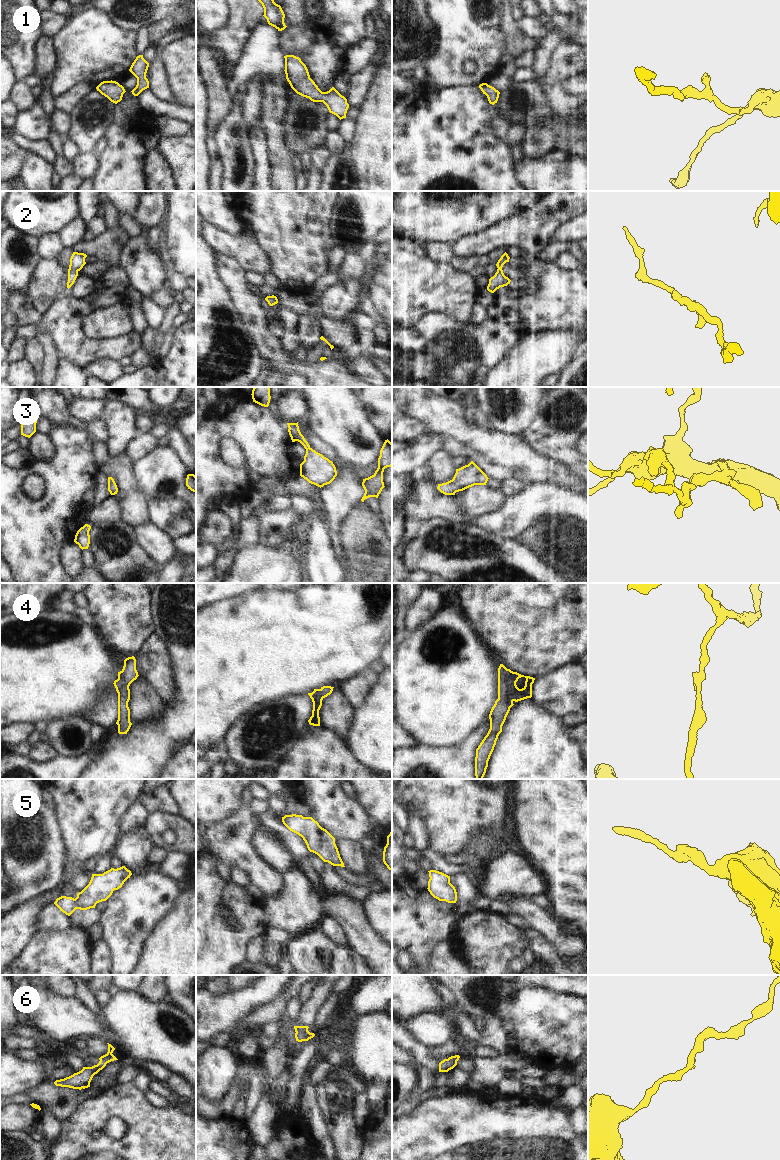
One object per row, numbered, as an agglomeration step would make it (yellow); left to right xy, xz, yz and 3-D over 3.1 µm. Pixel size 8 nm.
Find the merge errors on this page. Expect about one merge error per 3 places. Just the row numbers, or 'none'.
none

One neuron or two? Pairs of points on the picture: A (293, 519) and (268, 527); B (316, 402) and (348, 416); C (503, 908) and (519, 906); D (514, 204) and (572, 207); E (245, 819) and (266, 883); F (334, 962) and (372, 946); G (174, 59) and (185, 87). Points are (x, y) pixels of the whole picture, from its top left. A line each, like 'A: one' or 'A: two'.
A: one
B: one
C: two
D: two
E: one
F: two
G: one

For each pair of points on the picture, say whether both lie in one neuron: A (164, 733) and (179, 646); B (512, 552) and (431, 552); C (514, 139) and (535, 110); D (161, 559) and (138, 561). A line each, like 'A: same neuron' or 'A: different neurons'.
A: same neuron
B: same neuron
C: different neurons
D: different neurons

